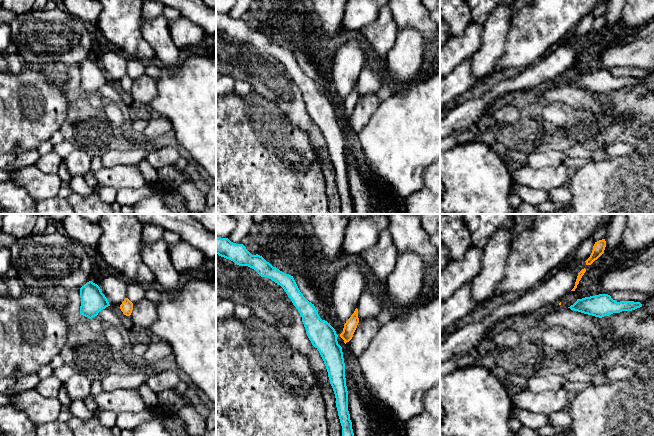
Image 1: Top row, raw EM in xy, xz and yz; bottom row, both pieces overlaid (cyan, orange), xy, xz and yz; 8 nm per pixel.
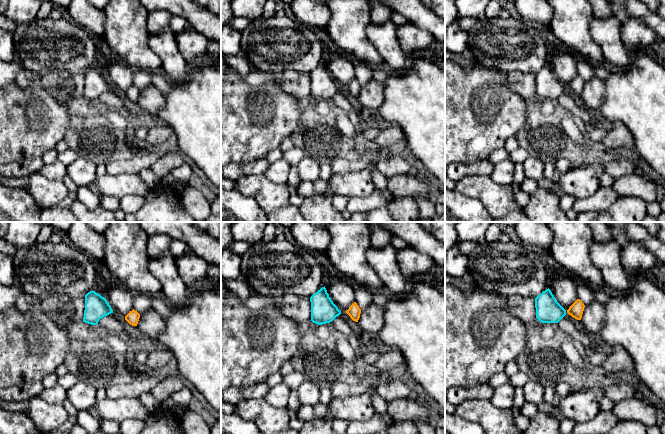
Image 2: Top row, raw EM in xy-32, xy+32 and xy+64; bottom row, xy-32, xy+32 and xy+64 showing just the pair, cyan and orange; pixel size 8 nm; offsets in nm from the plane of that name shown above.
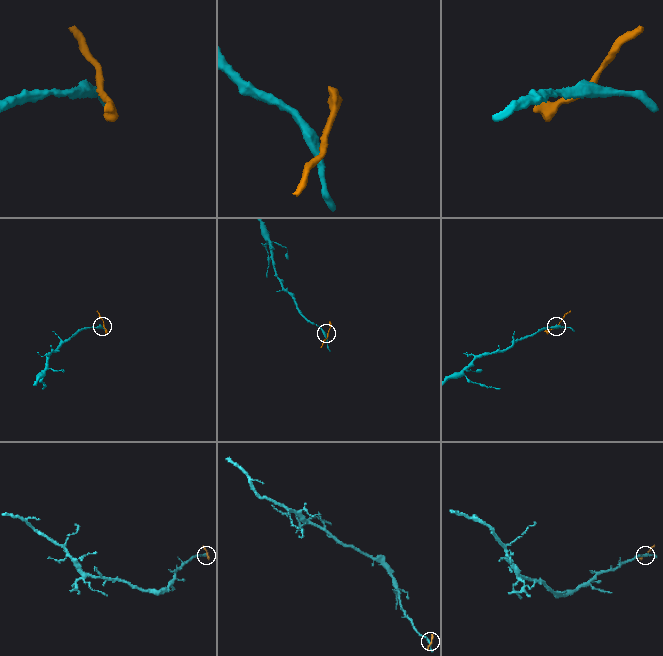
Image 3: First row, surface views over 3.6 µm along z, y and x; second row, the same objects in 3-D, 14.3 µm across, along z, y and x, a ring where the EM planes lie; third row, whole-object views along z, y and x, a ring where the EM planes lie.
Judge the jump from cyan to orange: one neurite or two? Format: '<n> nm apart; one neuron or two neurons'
20 nm apart; two neurons

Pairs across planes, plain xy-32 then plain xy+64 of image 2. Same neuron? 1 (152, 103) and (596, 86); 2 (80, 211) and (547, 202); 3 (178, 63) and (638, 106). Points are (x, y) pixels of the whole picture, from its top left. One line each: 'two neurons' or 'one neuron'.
1: one neuron
2: one neuron
3: two neurons

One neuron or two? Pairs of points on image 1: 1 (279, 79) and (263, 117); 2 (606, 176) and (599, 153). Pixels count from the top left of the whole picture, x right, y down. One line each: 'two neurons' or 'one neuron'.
1: two neurons
2: two neurons

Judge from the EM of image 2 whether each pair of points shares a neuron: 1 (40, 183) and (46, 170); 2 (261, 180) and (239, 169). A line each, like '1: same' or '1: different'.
1: different
2: different

